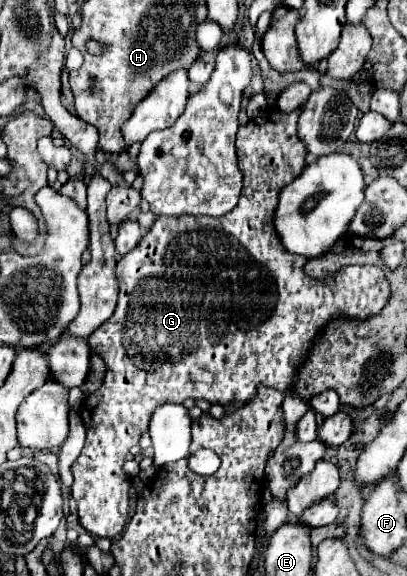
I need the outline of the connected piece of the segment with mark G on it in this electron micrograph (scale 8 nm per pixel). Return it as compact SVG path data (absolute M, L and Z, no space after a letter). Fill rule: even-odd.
M271 109L263 115L259 115L257 119L251 119L249 123L241 125L237 131L237 155L239 155L239 169L243 173L243 177L247 177L247 183L243 183L243 191L237 203L237 209L233 209L233 213L227 213L225 217L219 219L211 219L211 217L193 217L193 215L181 215L181 217L157 217L157 221L153 223L151 231L141 239L139 247L133 249L131 253L127 253L125 257L121 257L121 261L117 263L117 277L119 277L119 303L115 313L111 315L109 321L105 321L97 331L91 333L91 337L87 339L91 349L95 353L99 353L107 365L107 373L103 379L101 389L97 389L95 393L91 393L87 397L87 405L85 405L85 425L87 425L87 439L85 439L85 447L81 451L81 455L77 457L77 461L71 465L71 473L73 473L73 487L71 487L71 495L77 501L77 511L79 511L79 523L83 525L83 529L91 535L91 537L107 537L107 539L115 539L117 535L121 535L121 531L125 529L128 521L129 508L129 487L131 481L129 477L123 473L123 463L131 451L131 447L139 445L141 435L147 431L149 427L149 419L151 413L163 405L163 403L183 403L185 399L207 399L209 403L219 403L219 405L231 405L237 401L251 401L253 397L257 397L259 387L267 387L267 389L277 389L277 391L291 391L299 369L303 367L311 347L315 345L315 341L319 339L319 335L325 331L329 321L335 321L339 317L347 317L347 319L369 319L381 313L381 309L385 307L387 299L389 299L389 283L383 275L381 267L375 265L361 265L361 267L345 267L329 277L323 279L313 279L309 275L305 275L303 267L307 263L305 257L297 257L293 253L289 253L283 243L281 237L275 231L275 223L273 223L273 215L277 209L277 201L279 201L279 193L285 185L289 185L295 177L301 175L301 171L305 169L305 157L307 157L307 149L305 143L299 139L297 135L297 121L301 117L301 109L295 109L291 113L283 113L277 109Z

